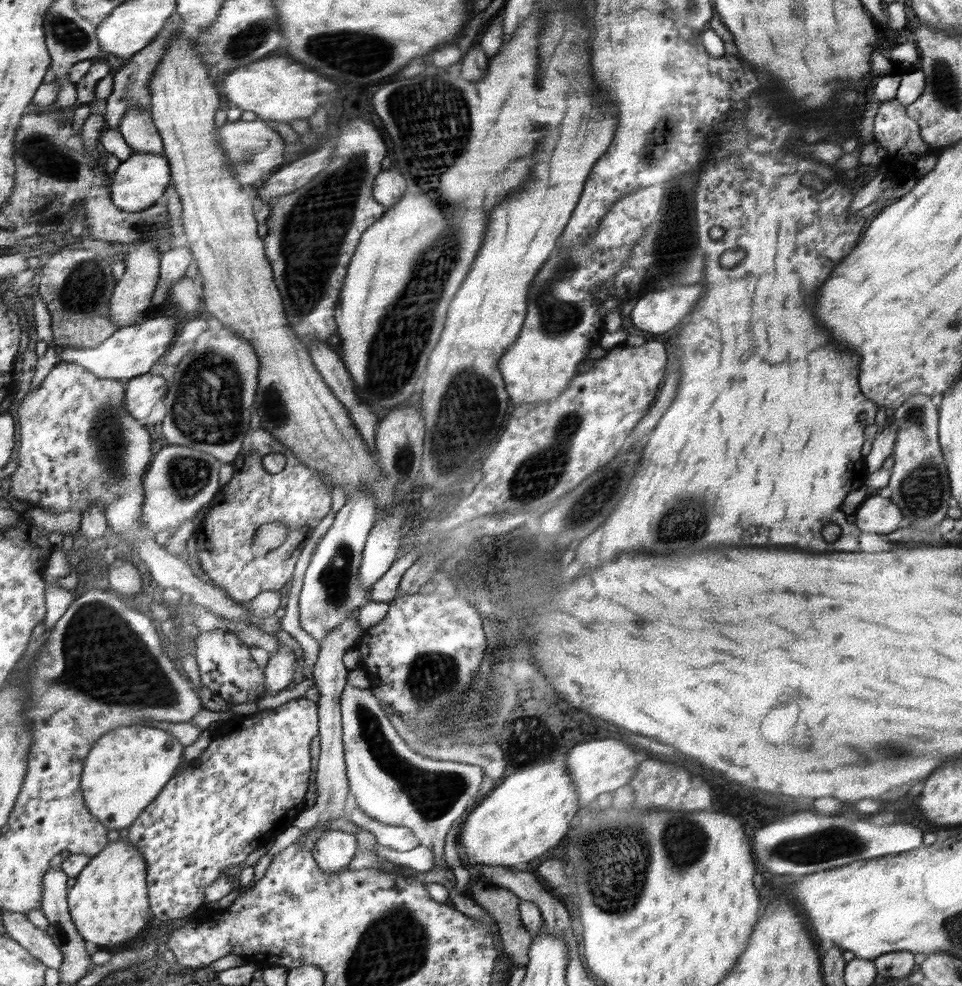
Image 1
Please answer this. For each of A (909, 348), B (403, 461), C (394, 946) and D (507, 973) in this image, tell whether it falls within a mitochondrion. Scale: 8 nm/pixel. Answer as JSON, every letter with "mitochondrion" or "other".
{"A":"other","B":"mitochondrion","C":"mitochondrion","D":"other"}

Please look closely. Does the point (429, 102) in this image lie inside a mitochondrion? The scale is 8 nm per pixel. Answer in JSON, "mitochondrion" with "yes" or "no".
{"mitochondrion":"yes"}

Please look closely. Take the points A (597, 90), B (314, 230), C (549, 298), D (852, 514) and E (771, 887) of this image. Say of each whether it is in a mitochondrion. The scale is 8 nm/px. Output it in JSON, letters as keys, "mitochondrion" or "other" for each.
{"A":"other","B":"mitochondrion","C":"mitochondrion","D":"other","E":"other"}

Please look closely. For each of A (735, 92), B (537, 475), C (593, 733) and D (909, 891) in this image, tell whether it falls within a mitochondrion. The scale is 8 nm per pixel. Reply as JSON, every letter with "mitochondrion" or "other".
{"A":"other","B":"mitochondrion","C":"other","D":"other"}

